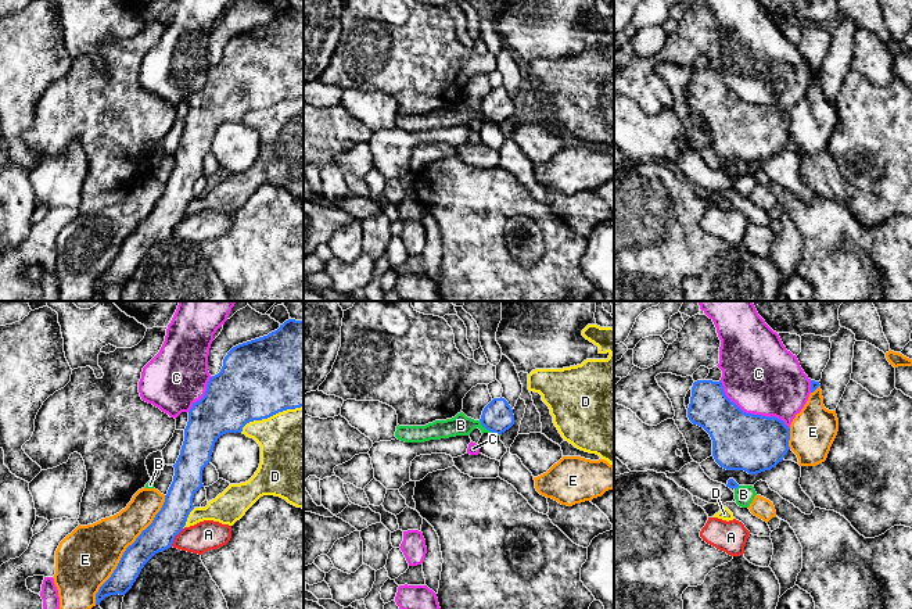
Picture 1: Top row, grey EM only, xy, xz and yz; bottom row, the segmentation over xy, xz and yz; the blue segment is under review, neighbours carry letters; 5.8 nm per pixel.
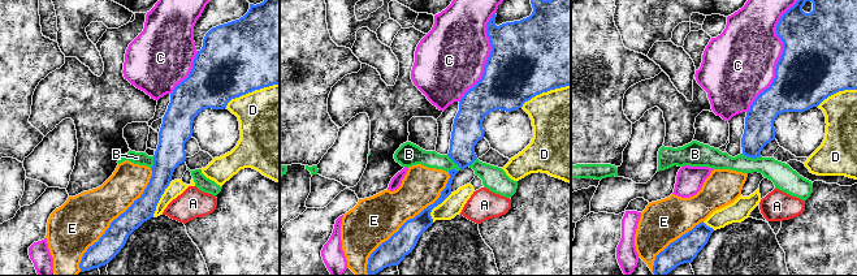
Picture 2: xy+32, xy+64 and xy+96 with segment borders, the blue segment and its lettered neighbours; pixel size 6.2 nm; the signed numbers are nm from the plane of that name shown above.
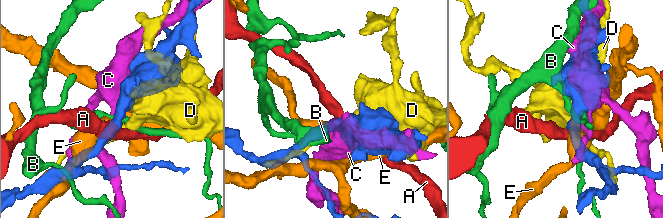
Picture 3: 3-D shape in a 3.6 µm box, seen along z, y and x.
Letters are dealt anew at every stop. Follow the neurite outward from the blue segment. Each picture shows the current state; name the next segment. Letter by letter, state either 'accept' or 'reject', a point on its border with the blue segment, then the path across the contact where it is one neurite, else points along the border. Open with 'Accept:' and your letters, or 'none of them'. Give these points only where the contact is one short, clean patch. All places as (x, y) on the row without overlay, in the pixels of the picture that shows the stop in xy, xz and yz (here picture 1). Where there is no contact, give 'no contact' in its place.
Accept: none of them
A: reject; contact xy (175, 225); border xy (183, 218), (171, 235)
B: reject; contact xz (485, 117); border xz (478, 110), (492, 121)
C: reject; contact yz (750, 103)
D: reject; contact xy (270, 104)
E: reject; contact xy (126, 239)

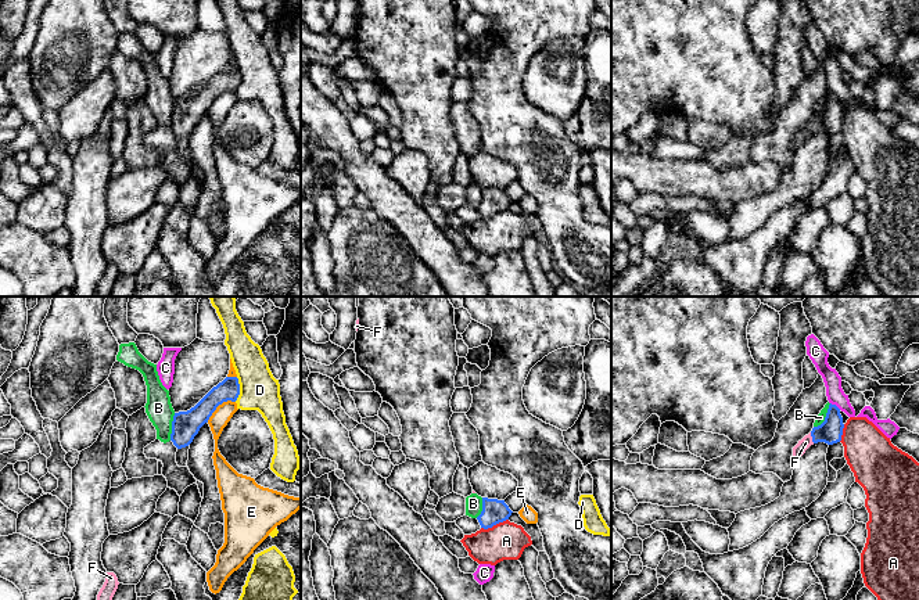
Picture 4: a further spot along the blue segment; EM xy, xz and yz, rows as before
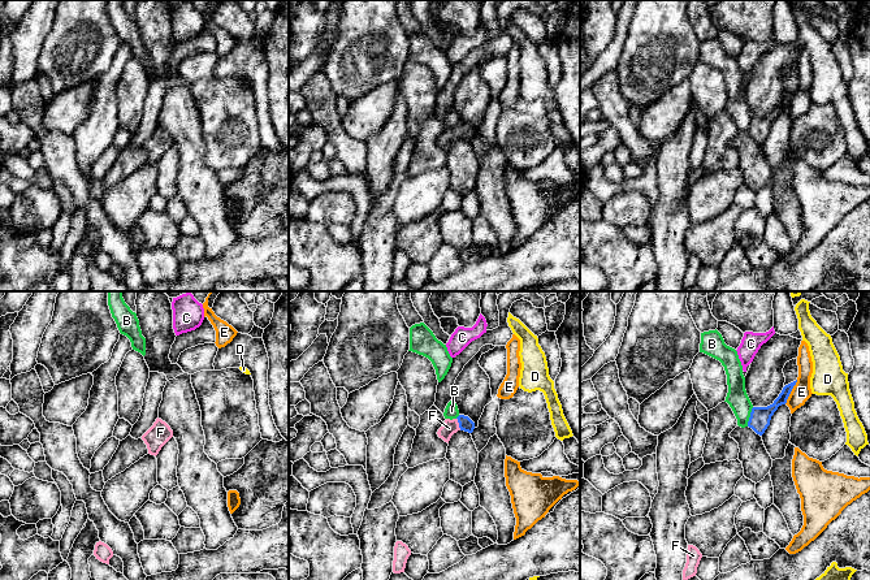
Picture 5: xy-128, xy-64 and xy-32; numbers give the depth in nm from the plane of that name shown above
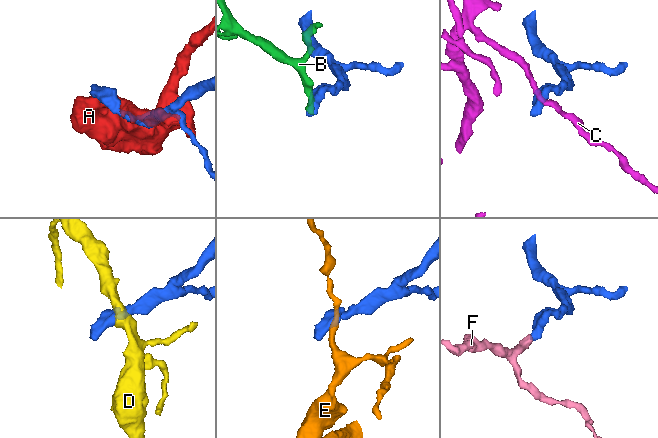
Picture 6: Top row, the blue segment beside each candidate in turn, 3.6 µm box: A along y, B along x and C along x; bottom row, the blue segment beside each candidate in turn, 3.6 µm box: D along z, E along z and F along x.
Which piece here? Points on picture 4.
Accept: F
A: reject; contact xz (494, 214)
B: reject; contact yz (825, 107); border yz (830, 93), (825, 108), (814, 117)
C: reject; contact yz (835, 94); border yz (830, 92), (840, 99)
D: reject; contact xy (239, 79); border xy (237, 67), (239, 86), (234, 90)
E: reject; contact xy (218, 94); border xy (234, 90), (223, 90), (207, 111)
F: accept; contact yz (812, 128); way yz (830, 121), (812, 128), (806, 132)

